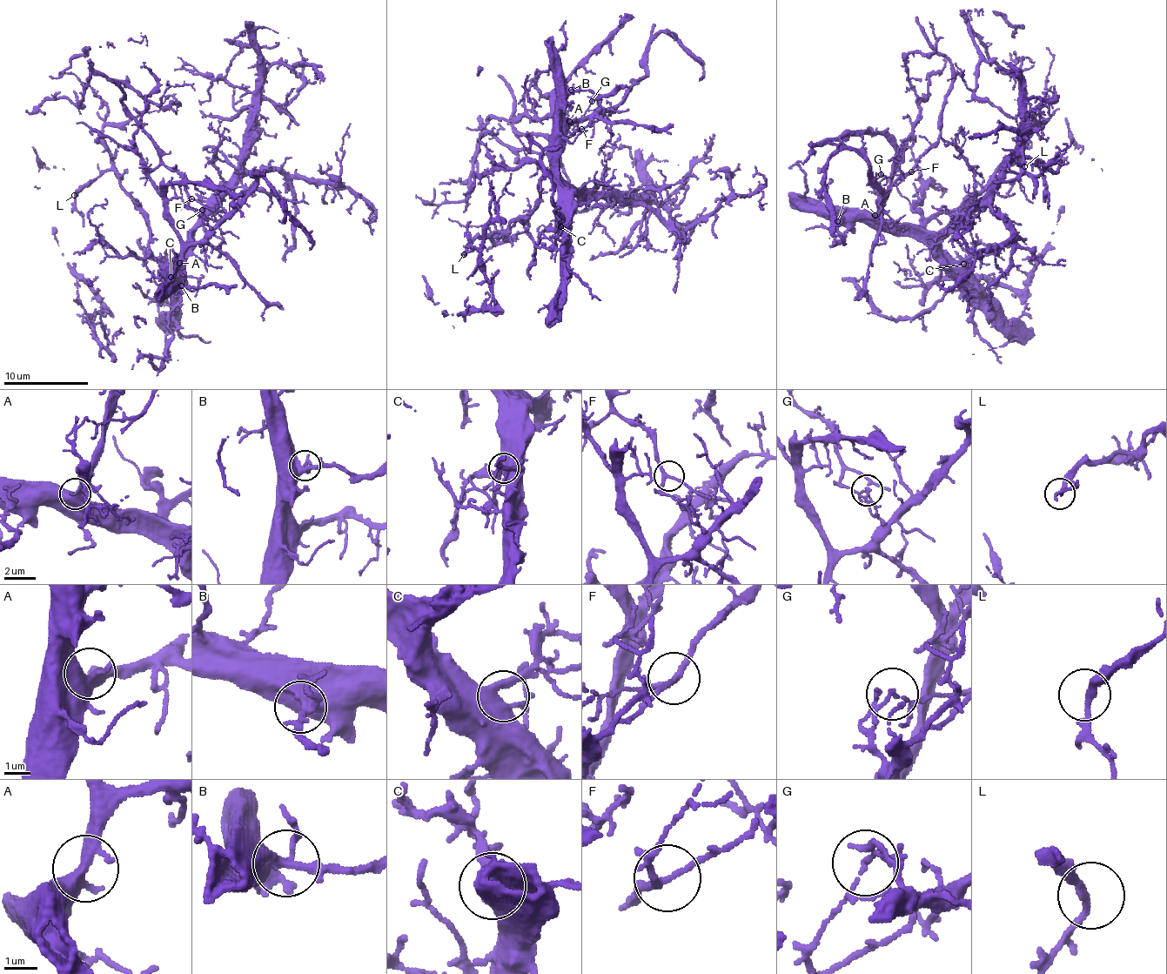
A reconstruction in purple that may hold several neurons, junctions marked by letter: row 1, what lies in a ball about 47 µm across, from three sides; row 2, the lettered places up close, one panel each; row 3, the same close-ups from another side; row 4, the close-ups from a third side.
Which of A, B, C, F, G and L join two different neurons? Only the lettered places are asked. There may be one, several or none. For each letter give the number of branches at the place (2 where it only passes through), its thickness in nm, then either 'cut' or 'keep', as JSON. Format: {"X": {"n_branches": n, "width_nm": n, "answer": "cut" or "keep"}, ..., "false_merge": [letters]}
{"A": {"n_branches": 3, "width_nm": 400, "answer": "keep"}, "B": {"n_branches": 3, "width_nm": 400, "answer": "keep"}, "C": {"n_branches": 3, "width_nm": 440, "answer": "keep"}, "F": {"n_branches": 3, "width_nm": 200, "answer": "keep"}, "G": {"n_branches": 4, "width_nm": 100, "answer": "cut"}, "L": {"n_branches": 2, "width_nm": 190, "answer": "keep"}, "false_merge": ["G"]}

